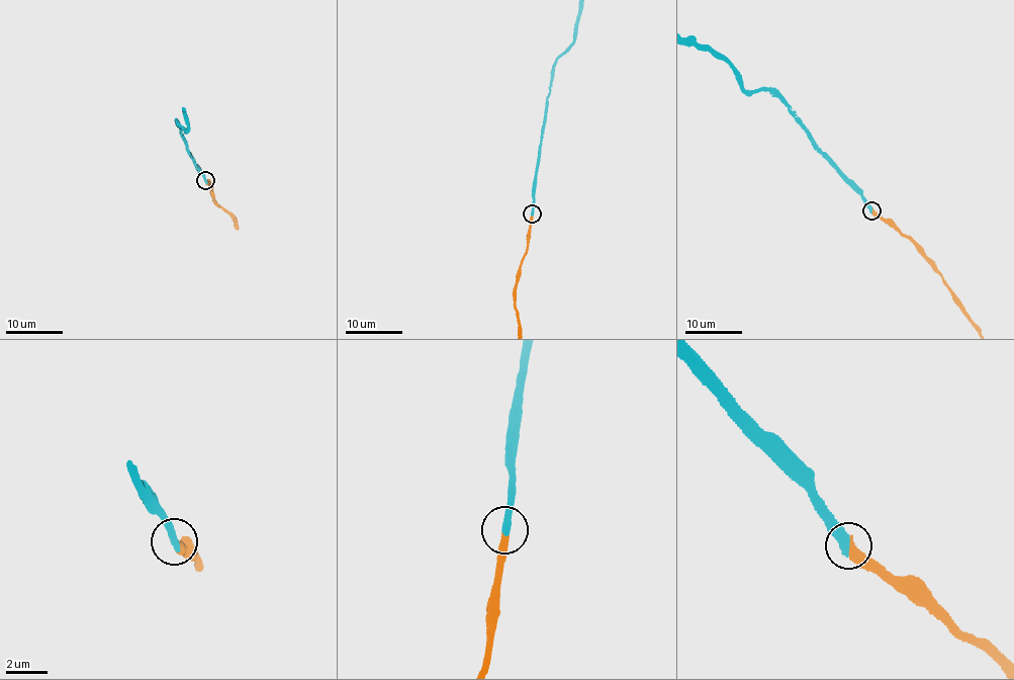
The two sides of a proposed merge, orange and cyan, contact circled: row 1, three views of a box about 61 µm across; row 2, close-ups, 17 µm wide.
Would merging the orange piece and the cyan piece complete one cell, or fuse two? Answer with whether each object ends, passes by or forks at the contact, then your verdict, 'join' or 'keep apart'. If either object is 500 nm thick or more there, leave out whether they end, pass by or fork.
orange ends | cyan ends | join

